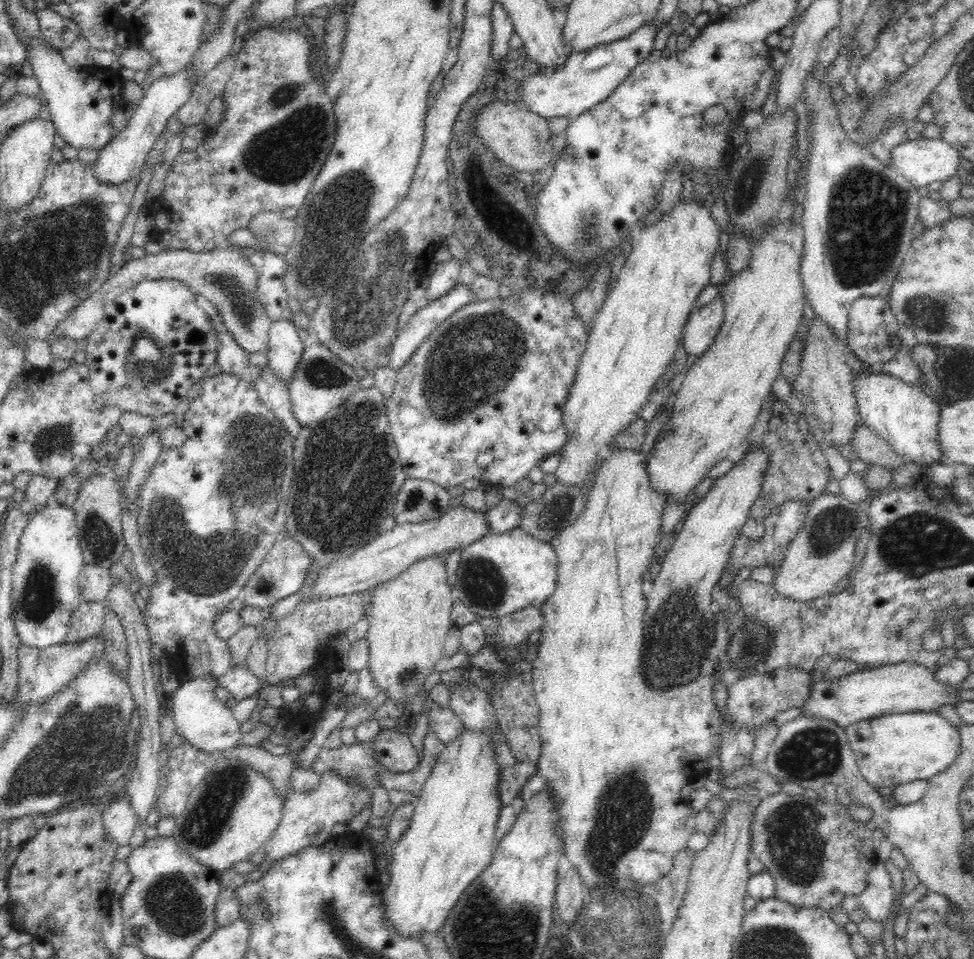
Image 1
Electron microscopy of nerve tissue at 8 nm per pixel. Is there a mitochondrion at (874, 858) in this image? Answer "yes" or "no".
no

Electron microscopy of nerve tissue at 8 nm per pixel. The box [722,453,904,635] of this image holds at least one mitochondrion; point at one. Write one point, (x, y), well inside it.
(829, 531)

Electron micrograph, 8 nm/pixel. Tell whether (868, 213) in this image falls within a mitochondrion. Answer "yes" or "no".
yes

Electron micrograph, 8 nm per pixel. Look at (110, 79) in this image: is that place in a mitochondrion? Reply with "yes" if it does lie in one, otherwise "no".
no

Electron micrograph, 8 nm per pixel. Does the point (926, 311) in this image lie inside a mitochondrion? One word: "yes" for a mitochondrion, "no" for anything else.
yes

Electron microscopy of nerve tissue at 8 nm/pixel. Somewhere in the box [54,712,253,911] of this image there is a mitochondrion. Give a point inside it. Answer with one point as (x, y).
(206, 822)

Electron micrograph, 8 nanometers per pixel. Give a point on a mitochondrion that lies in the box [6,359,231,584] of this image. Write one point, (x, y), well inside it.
(47, 443)

